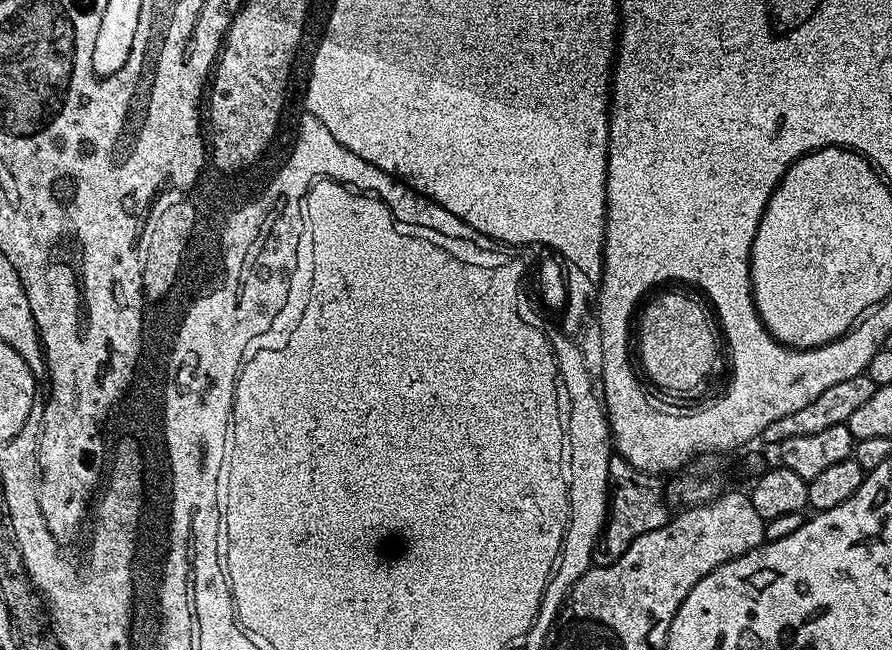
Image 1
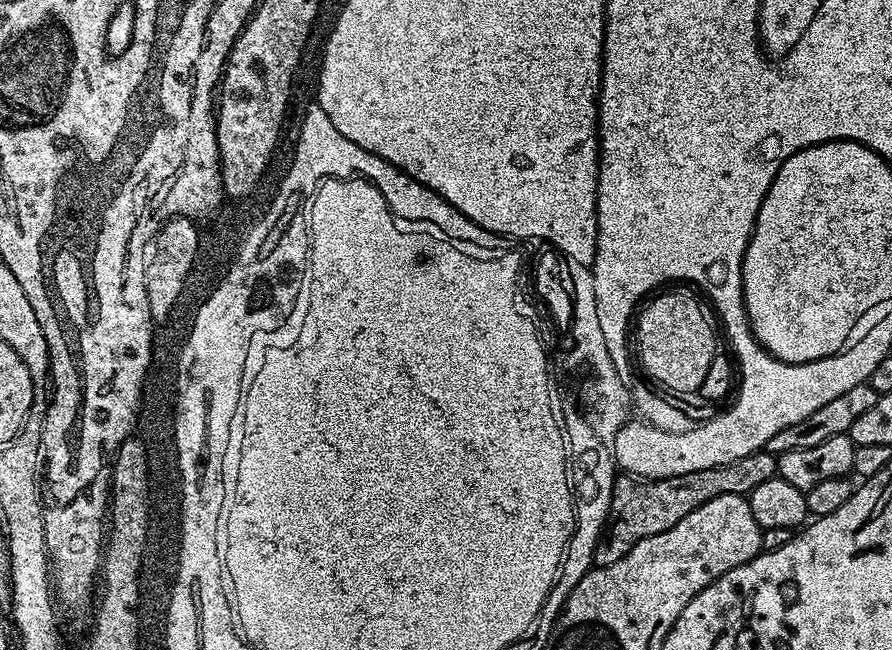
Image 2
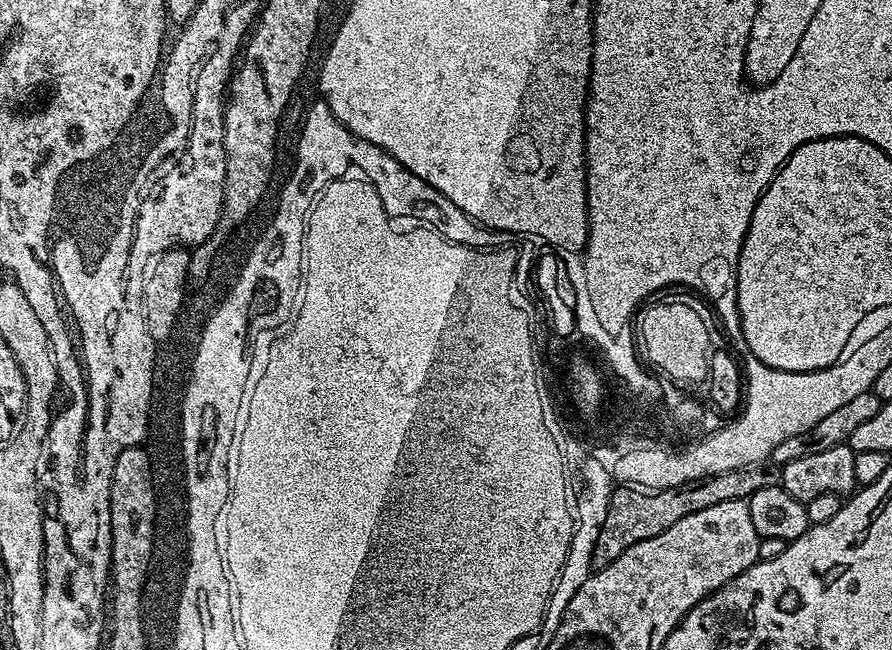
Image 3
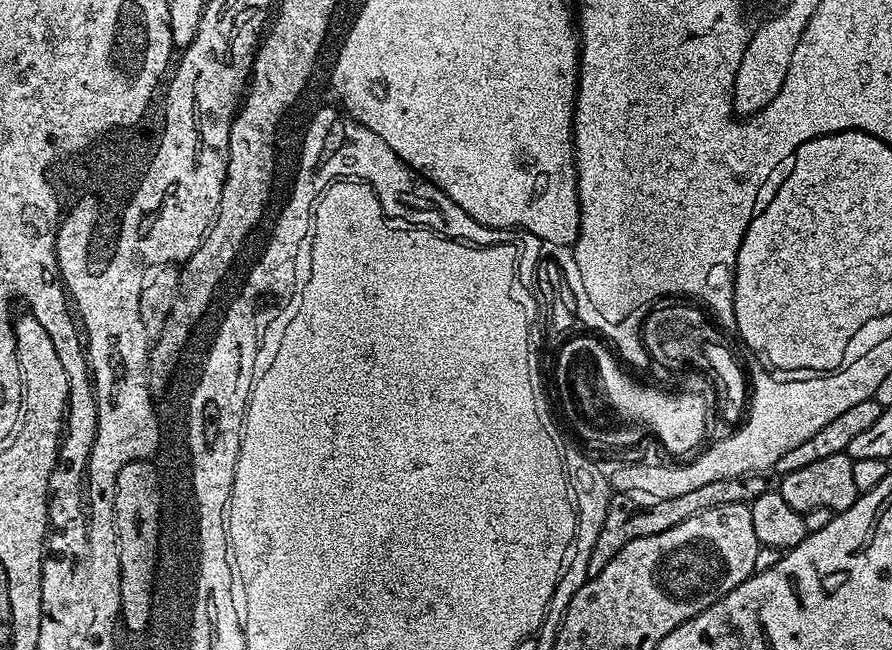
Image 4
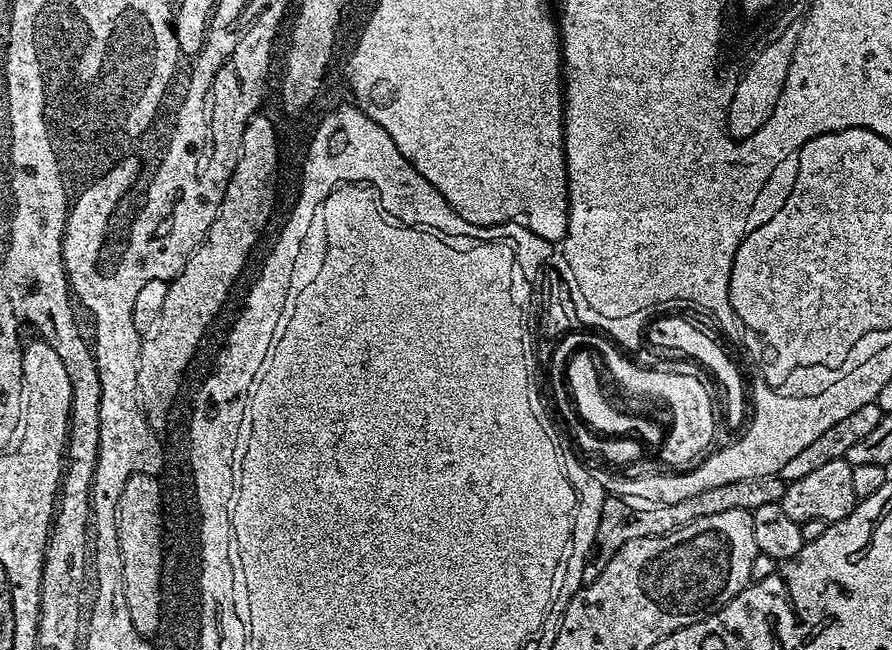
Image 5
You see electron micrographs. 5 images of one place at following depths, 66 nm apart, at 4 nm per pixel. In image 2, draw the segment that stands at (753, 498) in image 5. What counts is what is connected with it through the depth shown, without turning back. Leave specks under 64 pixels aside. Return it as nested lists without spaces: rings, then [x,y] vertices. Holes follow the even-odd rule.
[[[765,450],[746,454],[746,458],[738,458],[710,470],[698,470],[691,472],[689,476],[676,476],[673,480],[641,480],[627,474],[617,475],[616,481],[612,483],[608,521],[594,546],[592,563],[600,560],[595,567],[610,566],[608,560],[618,562],[618,558],[625,556],[639,540],[662,534],[662,530],[670,530],[670,526],[682,522],[686,514],[710,502],[710,498],[718,498],[722,494],[747,496],[754,490],[754,486],[776,477],[776,456]]]

